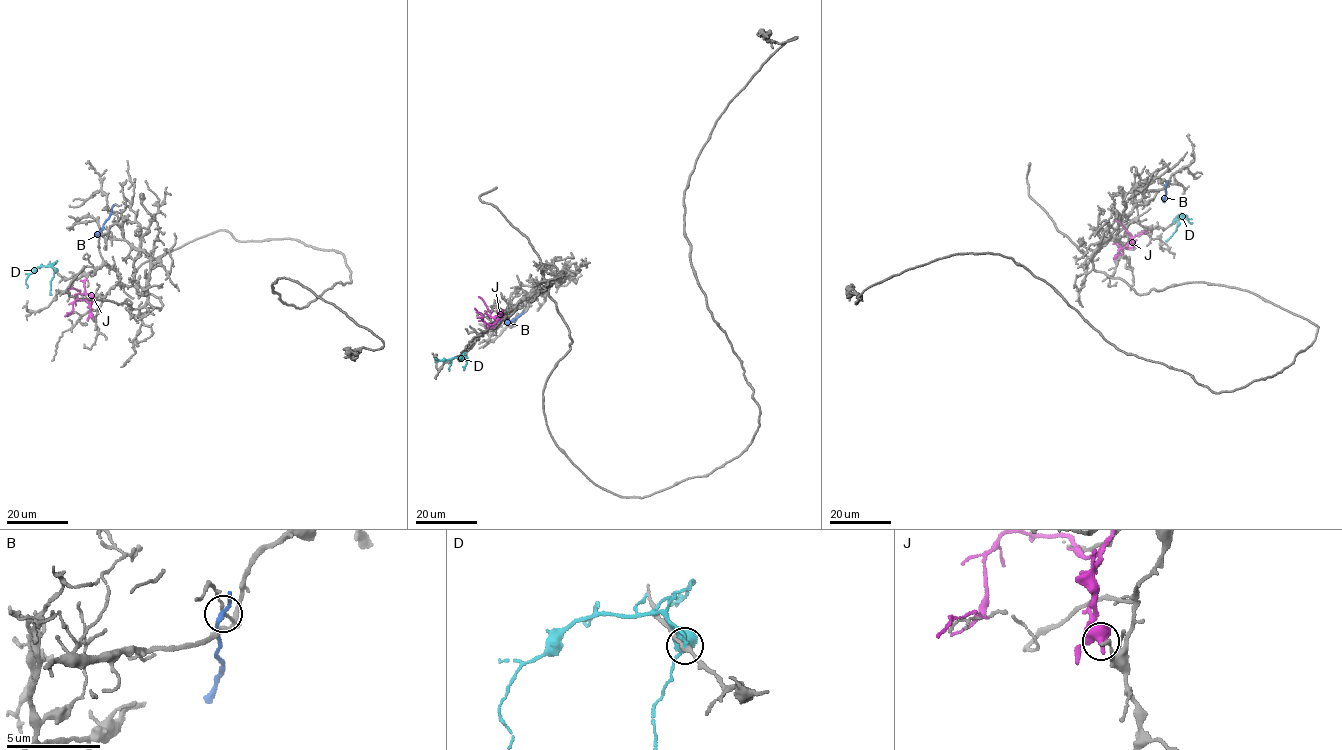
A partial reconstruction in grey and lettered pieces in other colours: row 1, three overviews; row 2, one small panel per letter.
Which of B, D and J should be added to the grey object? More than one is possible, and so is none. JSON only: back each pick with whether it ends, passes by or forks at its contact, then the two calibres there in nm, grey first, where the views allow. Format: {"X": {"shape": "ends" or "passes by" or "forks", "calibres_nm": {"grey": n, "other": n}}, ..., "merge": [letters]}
{"merge": []}

